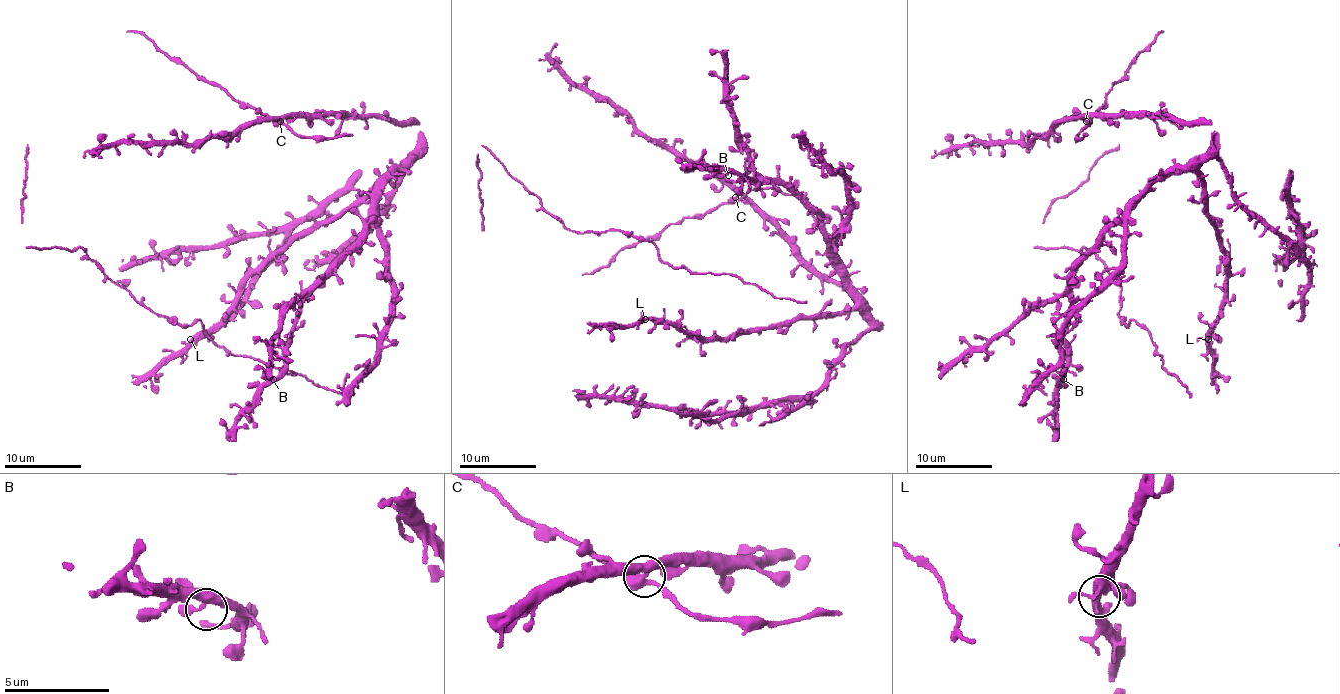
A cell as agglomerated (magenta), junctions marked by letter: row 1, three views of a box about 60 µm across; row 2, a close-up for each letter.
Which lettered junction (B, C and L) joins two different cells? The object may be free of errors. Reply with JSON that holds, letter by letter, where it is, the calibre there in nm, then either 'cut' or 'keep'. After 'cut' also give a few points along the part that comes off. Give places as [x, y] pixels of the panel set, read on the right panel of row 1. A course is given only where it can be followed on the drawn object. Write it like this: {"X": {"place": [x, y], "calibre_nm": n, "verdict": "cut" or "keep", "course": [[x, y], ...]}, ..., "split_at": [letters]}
{"B": {"place": [1063, 379], "calibre_nm": 360, "verdict": "keep"}, "C": {"place": [1086, 121], "calibre_nm": 360, "verdict": "cut"}, "L": {"place": [1208, 339], "calibre_nm": 360, "verdict": "keep"}, "split_at": ["C"]}

